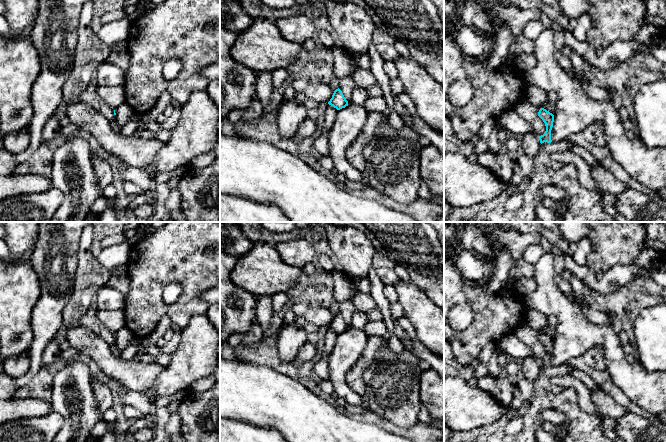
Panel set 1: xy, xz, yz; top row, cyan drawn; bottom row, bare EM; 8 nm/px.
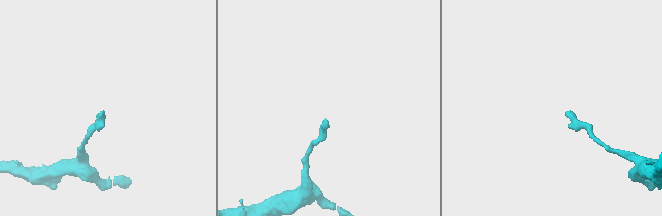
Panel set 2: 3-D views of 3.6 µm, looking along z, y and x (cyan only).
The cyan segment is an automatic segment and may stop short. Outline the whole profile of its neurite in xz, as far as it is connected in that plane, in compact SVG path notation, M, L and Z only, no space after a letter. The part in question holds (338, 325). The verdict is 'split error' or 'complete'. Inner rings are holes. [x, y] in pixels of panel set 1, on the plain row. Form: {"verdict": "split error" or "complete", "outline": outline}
{"verdict": "complete", "outline": "M338 312L334 315L332 322L328 326L328 328L333 330L337 334L340 334L348 330L348 325L344 321L342 315Z"}

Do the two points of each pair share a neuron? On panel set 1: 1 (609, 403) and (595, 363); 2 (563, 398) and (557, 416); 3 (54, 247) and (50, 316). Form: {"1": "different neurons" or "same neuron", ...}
{"1": "different neurons", "2": "different neurons", "3": "same neuron"}

